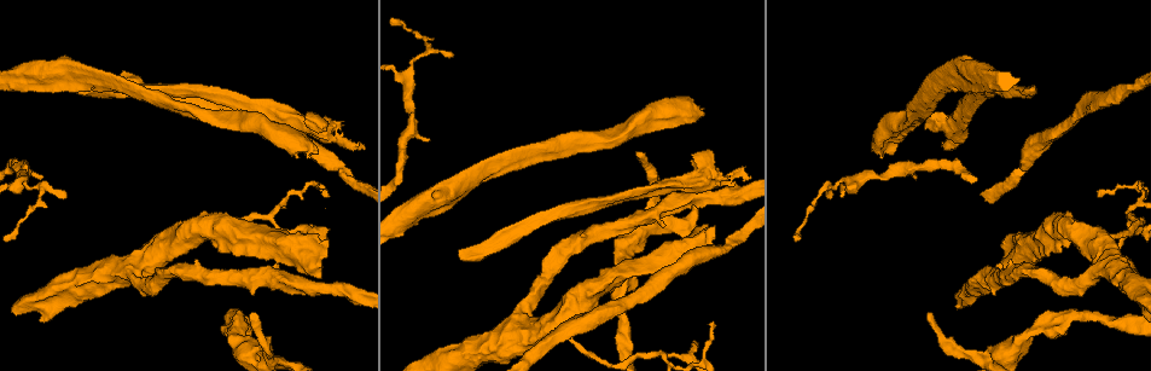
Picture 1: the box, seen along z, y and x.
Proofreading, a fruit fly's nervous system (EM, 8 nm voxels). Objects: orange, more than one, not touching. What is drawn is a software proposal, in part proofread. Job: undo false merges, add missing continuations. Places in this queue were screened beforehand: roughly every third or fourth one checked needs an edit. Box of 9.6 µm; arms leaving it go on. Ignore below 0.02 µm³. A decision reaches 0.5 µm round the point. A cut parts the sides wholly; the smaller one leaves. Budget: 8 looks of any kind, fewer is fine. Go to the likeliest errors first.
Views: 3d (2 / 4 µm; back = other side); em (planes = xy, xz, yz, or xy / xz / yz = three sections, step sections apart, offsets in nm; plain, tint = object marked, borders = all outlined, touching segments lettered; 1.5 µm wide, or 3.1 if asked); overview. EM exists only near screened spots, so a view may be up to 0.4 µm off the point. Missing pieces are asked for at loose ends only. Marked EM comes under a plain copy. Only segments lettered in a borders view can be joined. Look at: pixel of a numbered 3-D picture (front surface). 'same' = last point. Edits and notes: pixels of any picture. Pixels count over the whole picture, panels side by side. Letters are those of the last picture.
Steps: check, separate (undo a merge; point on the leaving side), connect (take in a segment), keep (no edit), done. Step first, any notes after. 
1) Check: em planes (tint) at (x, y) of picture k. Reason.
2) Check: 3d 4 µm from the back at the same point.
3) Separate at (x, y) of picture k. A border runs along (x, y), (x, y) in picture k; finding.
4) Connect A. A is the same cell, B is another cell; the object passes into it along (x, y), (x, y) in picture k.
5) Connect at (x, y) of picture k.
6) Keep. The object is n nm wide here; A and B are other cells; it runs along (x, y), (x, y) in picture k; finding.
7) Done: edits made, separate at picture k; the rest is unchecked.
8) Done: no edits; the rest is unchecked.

Check: em xy step 4 (tint) at (254, 313) of picture 1. Free end.

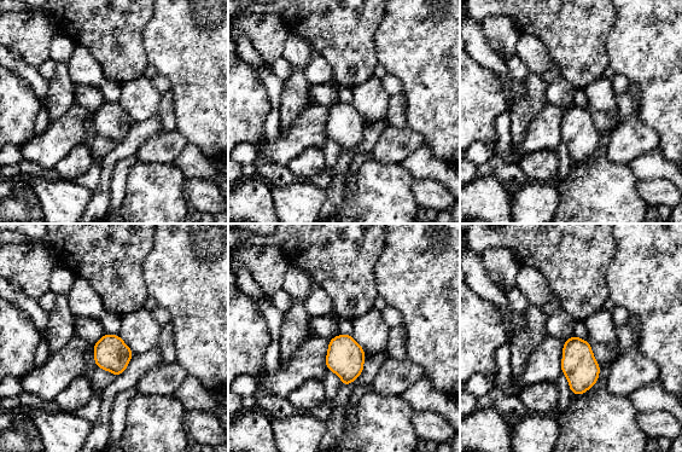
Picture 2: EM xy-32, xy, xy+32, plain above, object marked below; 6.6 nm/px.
Check: em planes (borders) at the same point. Another direction.

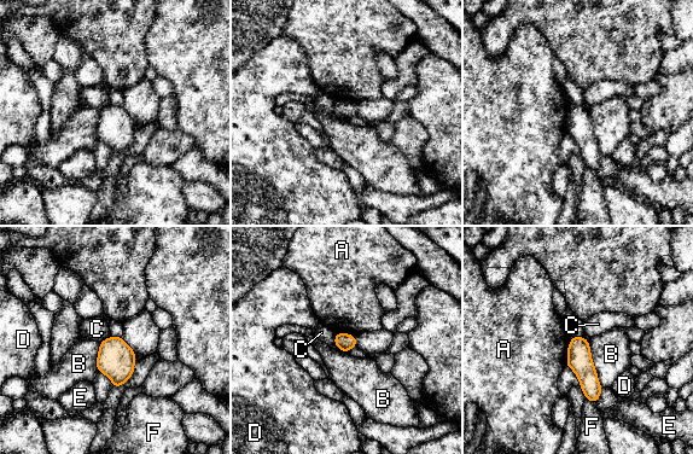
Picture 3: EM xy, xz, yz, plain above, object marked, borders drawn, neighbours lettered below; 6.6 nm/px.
Keep. The longest contact is with B, 340 nm; A, B, C, D, E and F are other cells; it runs along (575, 339), (593, 399) in picture 3; no lettered segment goes on from it.

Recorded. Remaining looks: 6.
Check: 3d 2 µm at (316, 153) of picture 1. An open end.

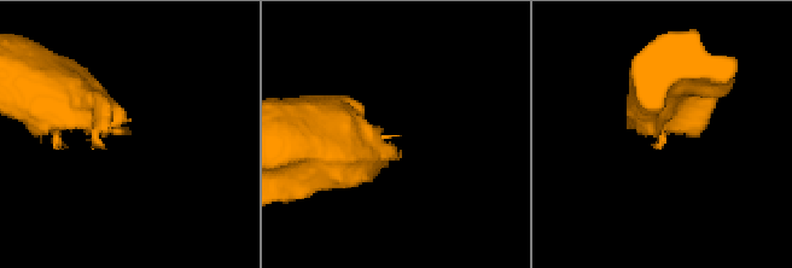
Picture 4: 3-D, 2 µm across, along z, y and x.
Check: em planes (borders) at (667, 134) of picture 4. Need the tissue.

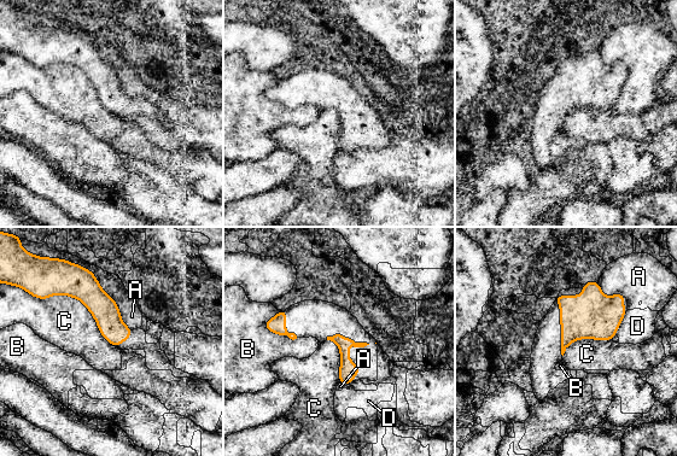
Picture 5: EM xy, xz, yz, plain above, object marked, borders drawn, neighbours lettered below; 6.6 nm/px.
Keep. A, B, C and D are other cells; none of them fits.

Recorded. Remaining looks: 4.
Check: 3d 2 µm at (453, 56) of picture 1. Tapers out.

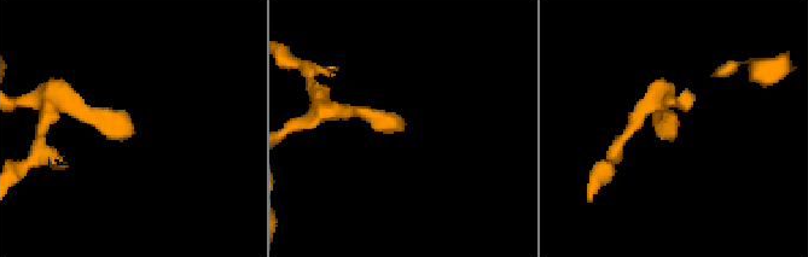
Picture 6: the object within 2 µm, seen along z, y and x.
Check: em planes (tint) at (131, 128) of picture 6. Shape alone is not enough.

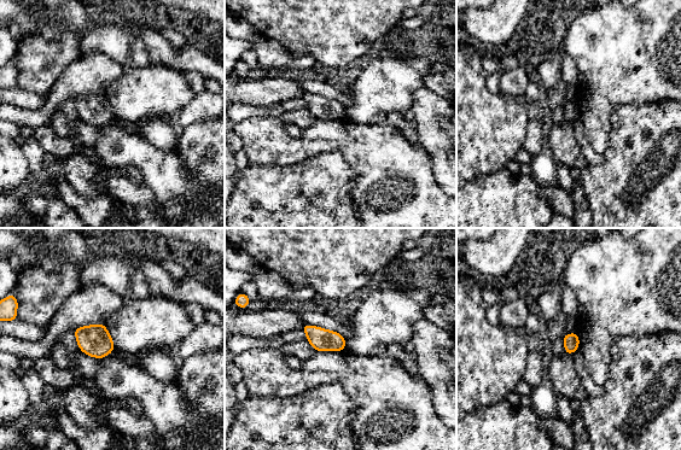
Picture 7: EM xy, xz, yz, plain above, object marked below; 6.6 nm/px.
Check: em planes (borders) at the same point.

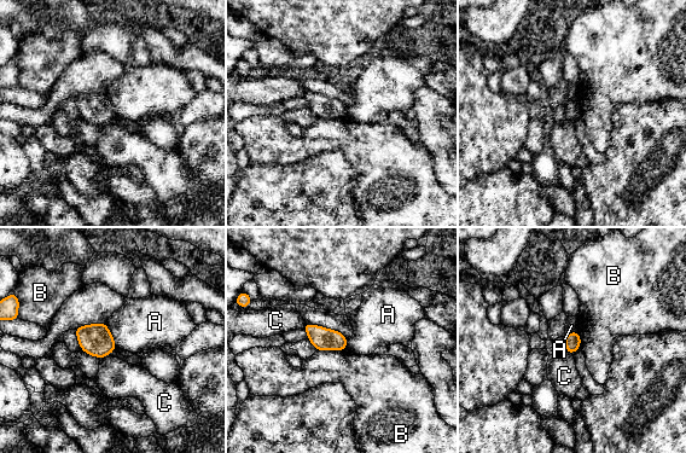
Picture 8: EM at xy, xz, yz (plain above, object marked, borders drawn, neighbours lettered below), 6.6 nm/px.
Keep. A, B and C are other cells; a border runs along (105, 323), (116, 347) in picture 8; no lettered segment goes on from it.

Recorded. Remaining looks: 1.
Done: no edits; the rest is unchecked.

